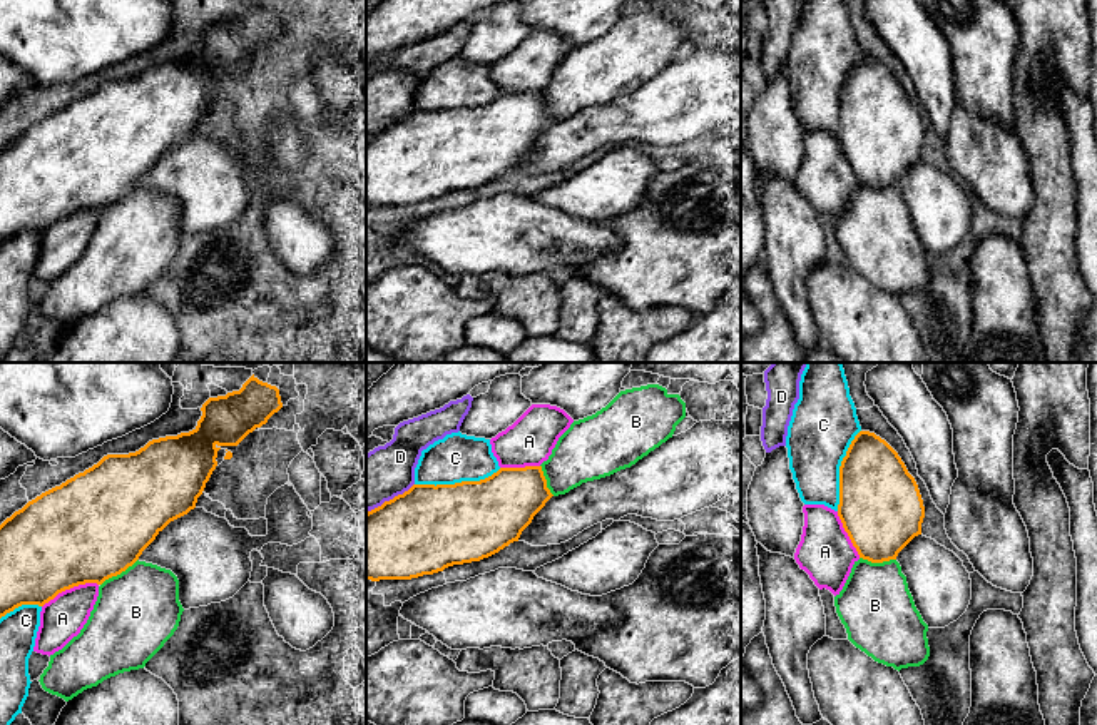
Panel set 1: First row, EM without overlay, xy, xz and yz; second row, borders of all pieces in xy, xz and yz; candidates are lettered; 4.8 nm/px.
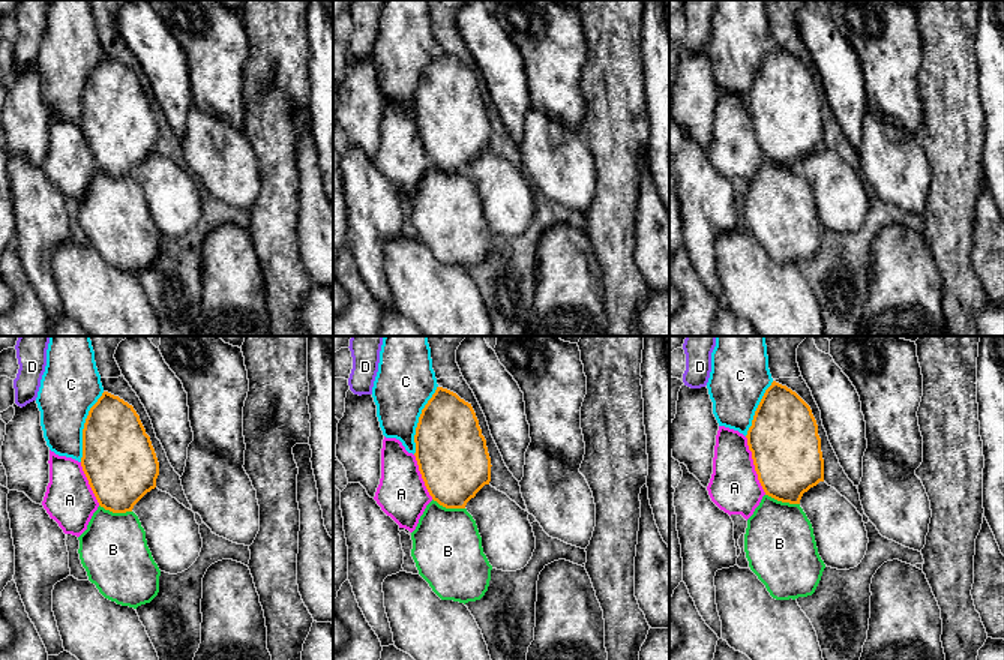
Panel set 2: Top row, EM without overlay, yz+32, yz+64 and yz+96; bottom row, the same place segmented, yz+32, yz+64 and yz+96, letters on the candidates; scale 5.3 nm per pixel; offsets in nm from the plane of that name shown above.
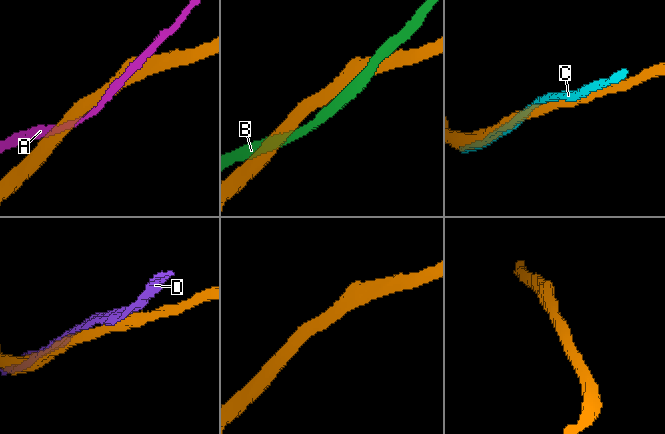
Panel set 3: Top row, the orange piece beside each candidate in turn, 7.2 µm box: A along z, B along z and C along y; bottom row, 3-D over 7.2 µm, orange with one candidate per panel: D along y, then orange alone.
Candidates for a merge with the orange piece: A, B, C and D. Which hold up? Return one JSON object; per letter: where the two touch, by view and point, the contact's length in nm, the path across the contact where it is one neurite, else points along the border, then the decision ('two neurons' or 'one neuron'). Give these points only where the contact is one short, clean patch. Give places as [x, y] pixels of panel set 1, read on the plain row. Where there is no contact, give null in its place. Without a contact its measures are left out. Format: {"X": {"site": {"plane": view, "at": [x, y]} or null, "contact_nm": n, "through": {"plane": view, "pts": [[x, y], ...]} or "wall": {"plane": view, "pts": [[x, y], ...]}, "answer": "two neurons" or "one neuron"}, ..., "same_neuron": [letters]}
{"A": {"site": {"plane": "xy", "at": [69, 214]}, "contact_nm": 300, "answer": "two neurons"}, "B": {"site": {"plane": "xy", "at": [119, 199]}, "contact_nm": 220, "answer": "two neurons"}, "C": {"site": {"plane": "xz", "at": [457, 109]}, "contact_nm": 420, "answer": "two neurons"}, "D": {"site": {"plane": "xz", "at": [390, 126]}, "contact_nm": 260, "answer": "two neurons"}, "same_neuron": []}

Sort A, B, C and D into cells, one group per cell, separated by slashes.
A B / C / D

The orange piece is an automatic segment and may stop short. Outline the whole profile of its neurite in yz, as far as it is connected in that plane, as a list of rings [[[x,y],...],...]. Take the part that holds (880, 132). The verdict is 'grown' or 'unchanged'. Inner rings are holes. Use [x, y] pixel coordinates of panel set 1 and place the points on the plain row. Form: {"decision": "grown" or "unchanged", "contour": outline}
{"decision": "grown", "contour": [[[860,57],[841,87],[838,142],[860,184],[900,189],[928,254],[945,254],[967,237],[970,199],[953,177],[921,160],[918,110],[875,58]]]}

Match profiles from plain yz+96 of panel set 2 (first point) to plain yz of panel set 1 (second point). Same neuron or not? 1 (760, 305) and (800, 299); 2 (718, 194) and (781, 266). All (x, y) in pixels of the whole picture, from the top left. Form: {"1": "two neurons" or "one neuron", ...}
{"1": "two neurons", "2": "one neuron"}

